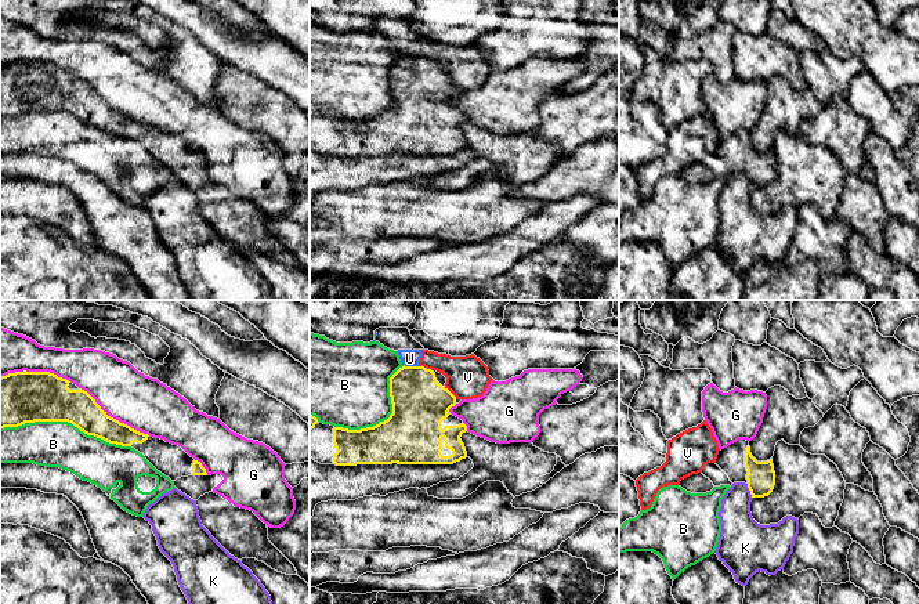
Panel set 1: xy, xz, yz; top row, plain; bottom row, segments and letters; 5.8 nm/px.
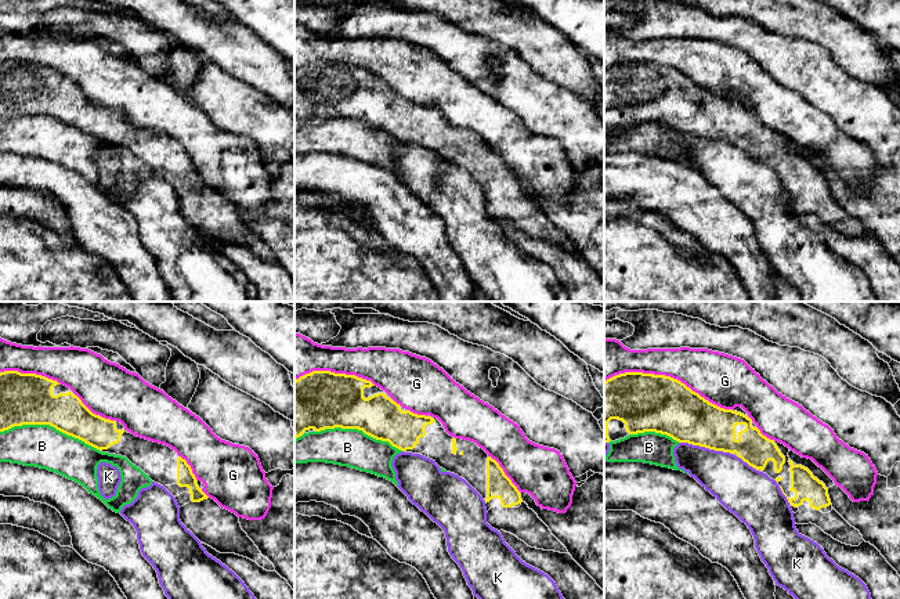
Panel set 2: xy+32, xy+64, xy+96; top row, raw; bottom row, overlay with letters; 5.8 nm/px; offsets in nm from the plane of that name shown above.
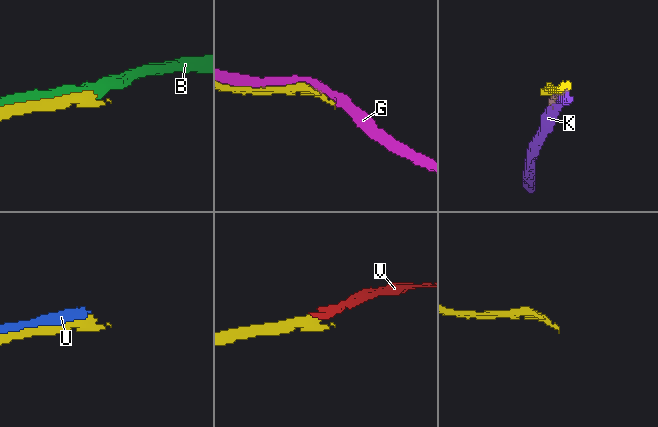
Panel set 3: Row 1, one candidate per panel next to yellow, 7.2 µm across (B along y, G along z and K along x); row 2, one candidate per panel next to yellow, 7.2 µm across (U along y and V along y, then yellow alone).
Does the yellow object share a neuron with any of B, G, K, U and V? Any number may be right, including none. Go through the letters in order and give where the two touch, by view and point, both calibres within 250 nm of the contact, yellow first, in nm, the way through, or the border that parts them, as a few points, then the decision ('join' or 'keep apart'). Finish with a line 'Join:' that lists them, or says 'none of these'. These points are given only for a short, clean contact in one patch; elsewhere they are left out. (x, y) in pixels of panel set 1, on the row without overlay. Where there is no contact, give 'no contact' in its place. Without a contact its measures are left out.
B: xy (65, 111) | 300/280 nm | keep apart
G: xy (112, 108) | 200/320 nm | keep apart
K: yz (749, 180) | 160/220 nm | keep apart
U: xz (411, 57) | 320/100 nm | keep apart
V: xz (451, 83) | 320/240 nm | along xz (444, 78), (456, 89) | keep apart
Join: none of these

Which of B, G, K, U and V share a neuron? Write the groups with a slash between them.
B / G / K / U V

